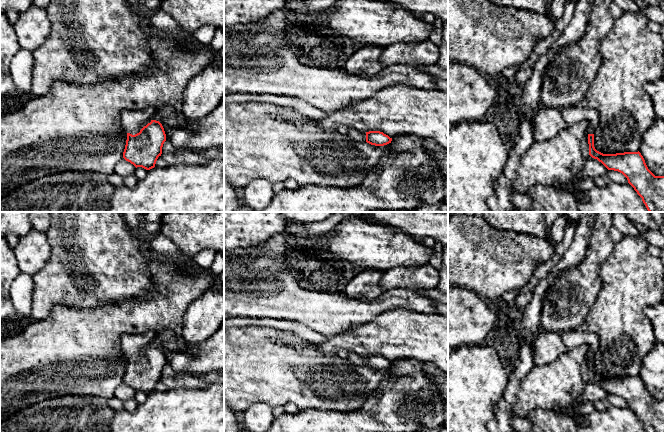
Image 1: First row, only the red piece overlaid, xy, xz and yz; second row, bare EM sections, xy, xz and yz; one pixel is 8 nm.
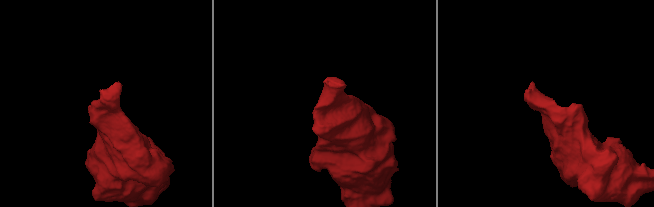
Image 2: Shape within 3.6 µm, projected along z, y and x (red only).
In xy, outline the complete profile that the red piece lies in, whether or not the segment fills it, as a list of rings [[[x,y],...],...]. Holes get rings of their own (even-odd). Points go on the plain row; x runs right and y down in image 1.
[[[153,331],[121,336],[121,347],[127,356],[123,382],[136,392],[154,392],[162,378],[166,358],[162,348],[152,343],[155,336]]]

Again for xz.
[[[348,352],[347,359],[357,366],[367,366],[375,370],[384,370],[392,365],[392,362],[380,355],[363,357],[357,353]]]

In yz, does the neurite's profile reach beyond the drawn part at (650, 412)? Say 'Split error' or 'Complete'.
Split error

